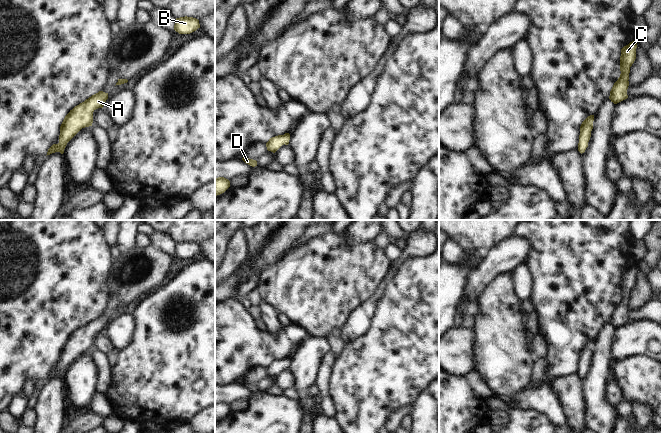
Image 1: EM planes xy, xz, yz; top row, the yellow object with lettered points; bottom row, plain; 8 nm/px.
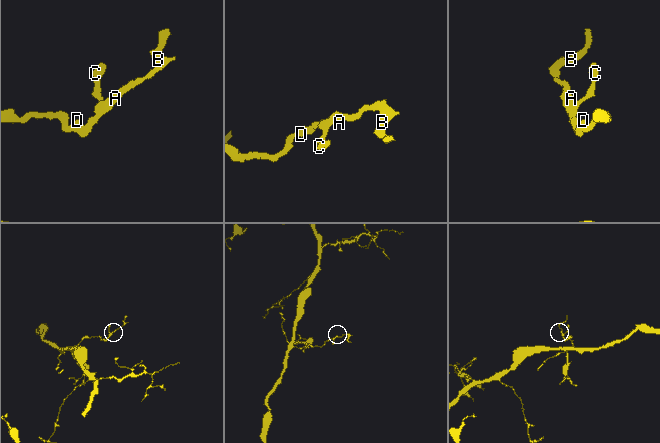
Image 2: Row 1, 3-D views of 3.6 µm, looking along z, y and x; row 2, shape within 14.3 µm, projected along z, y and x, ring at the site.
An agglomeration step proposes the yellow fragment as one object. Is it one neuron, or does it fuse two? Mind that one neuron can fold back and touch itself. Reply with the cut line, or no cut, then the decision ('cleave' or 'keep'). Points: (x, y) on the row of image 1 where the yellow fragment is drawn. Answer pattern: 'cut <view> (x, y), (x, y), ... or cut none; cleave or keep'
cut none; keep

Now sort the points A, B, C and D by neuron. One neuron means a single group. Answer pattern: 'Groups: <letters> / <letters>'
Groups: A B C D.

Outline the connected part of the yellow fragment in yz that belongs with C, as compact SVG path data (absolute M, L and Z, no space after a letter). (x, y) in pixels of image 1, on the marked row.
M632 41L621 49L620 56L620 77L614 83L609 99L614 104L617 104L628 98L627 89L629 86L630 67L636 59L637 42Z

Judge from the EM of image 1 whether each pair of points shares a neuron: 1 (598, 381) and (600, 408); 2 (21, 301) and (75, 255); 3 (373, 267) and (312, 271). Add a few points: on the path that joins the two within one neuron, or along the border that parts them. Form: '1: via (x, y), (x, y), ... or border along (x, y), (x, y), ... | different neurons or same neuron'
1: via (598, 388), (598, 401) | same neuron
2: via (34, 288), (62, 260) | same neuron
3: via (358, 268), (355, 270), (327, 270) | same neuron

